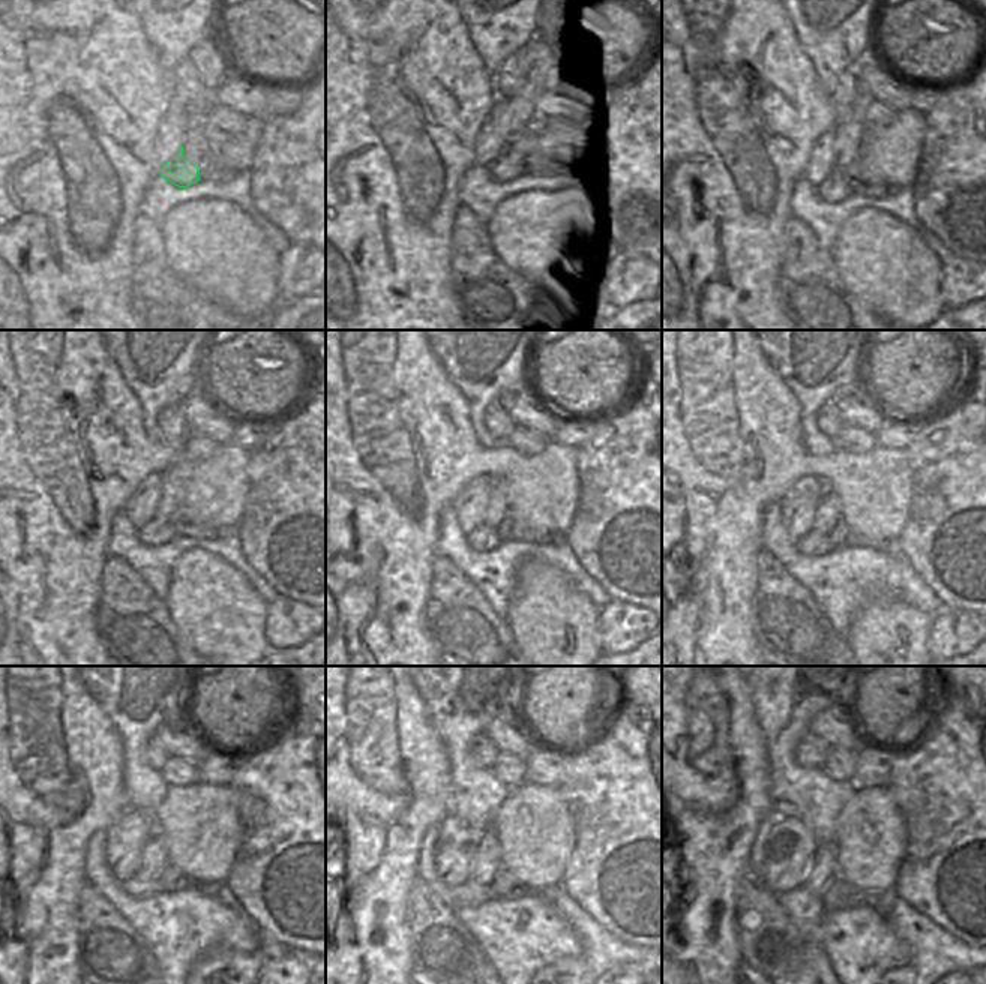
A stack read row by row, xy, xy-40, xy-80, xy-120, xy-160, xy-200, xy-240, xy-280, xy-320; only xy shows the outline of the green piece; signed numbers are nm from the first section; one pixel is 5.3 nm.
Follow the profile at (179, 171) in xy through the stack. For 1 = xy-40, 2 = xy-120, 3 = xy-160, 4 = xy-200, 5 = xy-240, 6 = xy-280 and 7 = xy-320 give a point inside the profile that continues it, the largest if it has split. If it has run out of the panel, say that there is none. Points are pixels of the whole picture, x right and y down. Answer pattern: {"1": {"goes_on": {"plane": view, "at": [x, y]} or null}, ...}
{"1": {"goes_on": {"plane": "xy-40", "at": [511, 164]}}, "2": {"goes_on": {"plane": "xy-120", "at": [156, 531]}}, "3": {"goes_on": {"plane": "xy-160", "at": [482, 539]}}, "4": {"goes_on": {"plane": "xy-200", "at": [812, 545]}}, "5": {"goes_on": {"plane": "xy-240", "at": [135, 887]}}, "6": {"goes_on": {"plane": "xy-280", "at": [468, 894]}}, "7": {"goes_on": {"plane": "xy-320", "at": [803, 908]}}}

